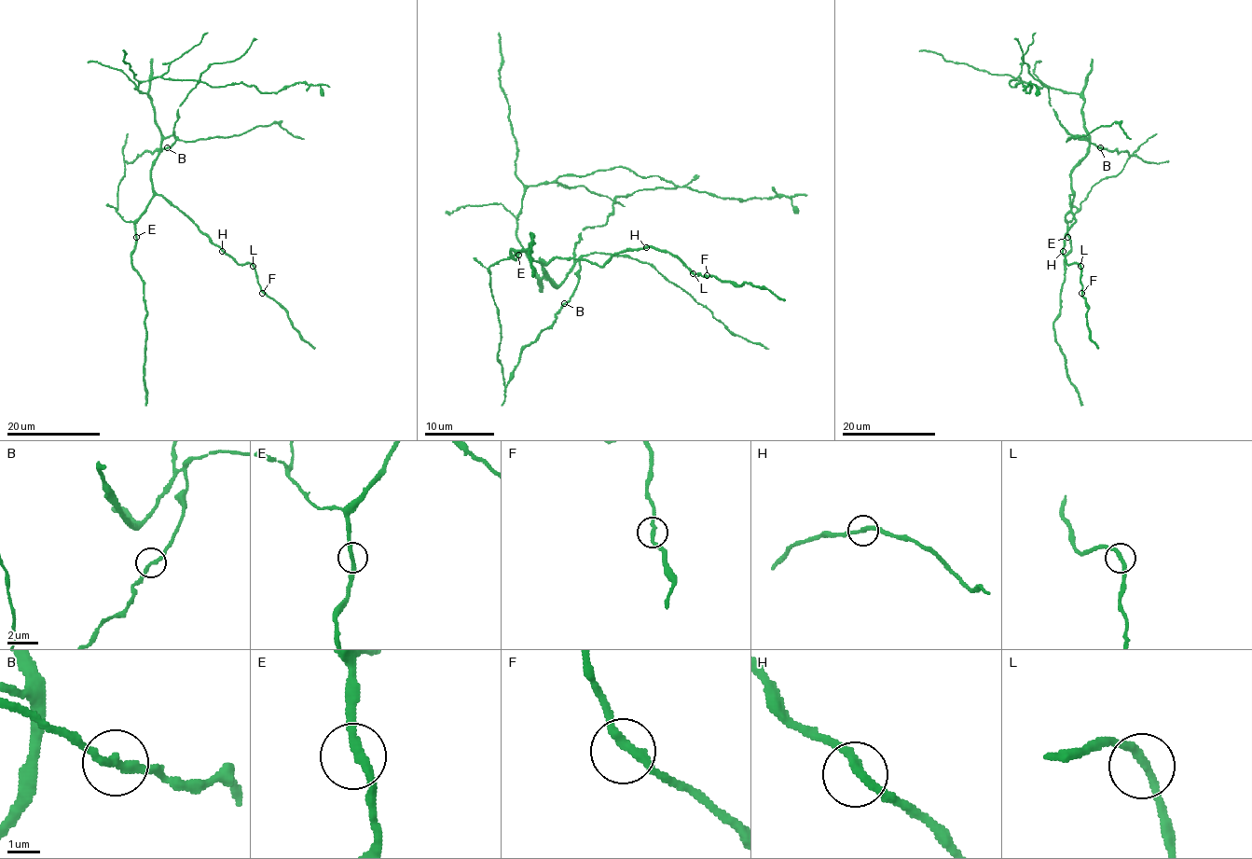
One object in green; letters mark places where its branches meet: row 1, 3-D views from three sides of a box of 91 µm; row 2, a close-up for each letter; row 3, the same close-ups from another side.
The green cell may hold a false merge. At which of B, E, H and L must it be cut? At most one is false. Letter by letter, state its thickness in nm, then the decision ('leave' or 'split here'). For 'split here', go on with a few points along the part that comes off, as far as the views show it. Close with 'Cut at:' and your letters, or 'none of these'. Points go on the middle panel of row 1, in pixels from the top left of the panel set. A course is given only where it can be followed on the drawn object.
B: calibre 240 nm; leave
E: calibre 260 nm; leave
H: calibre 240 nm; leave
L: calibre 240 nm; leave
Cut at: none of these

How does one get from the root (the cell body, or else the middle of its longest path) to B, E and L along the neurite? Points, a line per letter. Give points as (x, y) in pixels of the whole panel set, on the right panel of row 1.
B: (1085, 129), (1086, 137), (1078, 136), (1100, 147)
E: (1085, 129), (1089, 136), (1089, 151), (1071, 173), (1073, 200), (1066, 216), (1067, 237)
L: (1085, 129), (1089, 151), (1071, 173), (1070, 209), (1075, 221), (1066, 232), (1063, 248), (1067, 263), (1080, 266)

